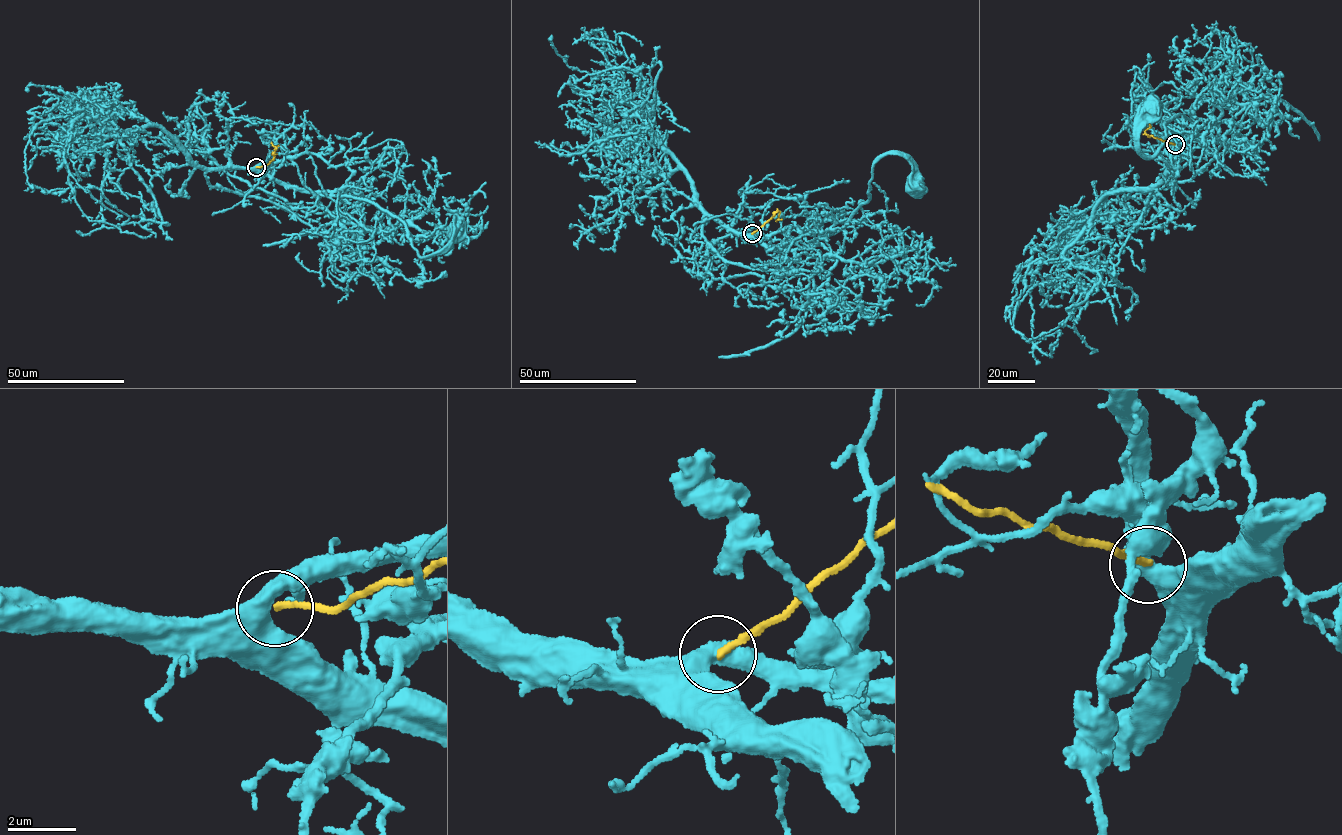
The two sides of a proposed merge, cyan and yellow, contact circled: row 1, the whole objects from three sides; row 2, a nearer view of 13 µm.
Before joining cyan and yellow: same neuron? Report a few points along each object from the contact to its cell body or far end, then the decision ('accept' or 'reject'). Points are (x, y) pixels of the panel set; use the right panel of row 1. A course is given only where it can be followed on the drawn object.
course cyan (1175, 144), (1198, 130), (1180, 113), (1164, 123), (1165, 137), (1155, 155), (1140, 153), (1140, 125), (1154, 107); course yellow (1175, 144), (1149, 136), (1145, 129), (1150, 125); reject

